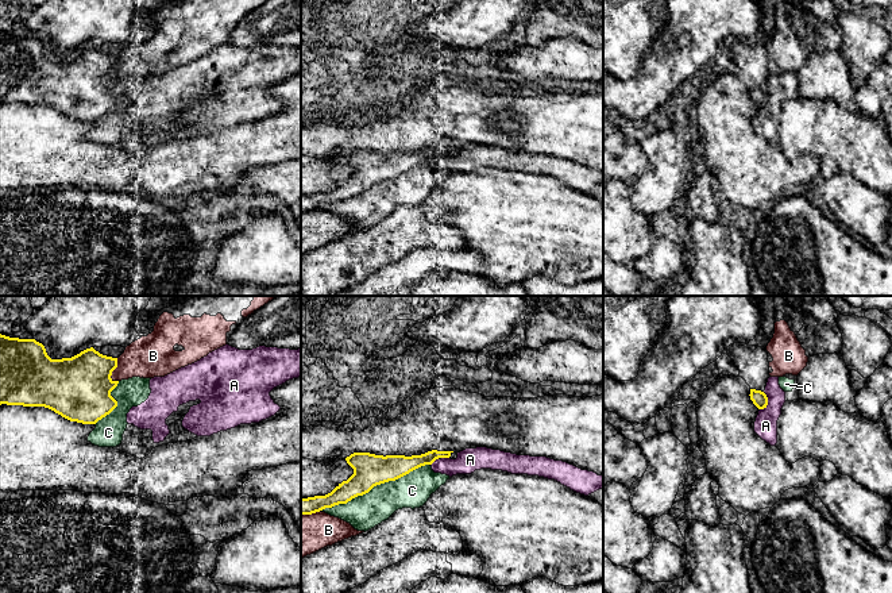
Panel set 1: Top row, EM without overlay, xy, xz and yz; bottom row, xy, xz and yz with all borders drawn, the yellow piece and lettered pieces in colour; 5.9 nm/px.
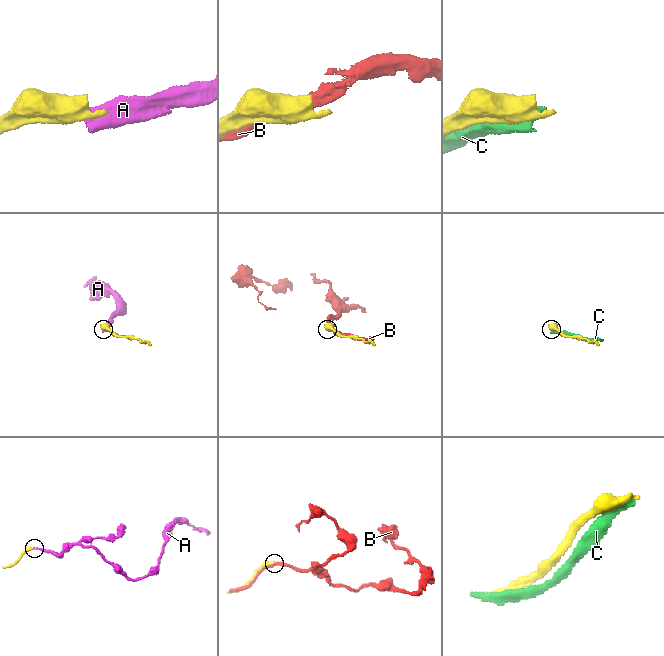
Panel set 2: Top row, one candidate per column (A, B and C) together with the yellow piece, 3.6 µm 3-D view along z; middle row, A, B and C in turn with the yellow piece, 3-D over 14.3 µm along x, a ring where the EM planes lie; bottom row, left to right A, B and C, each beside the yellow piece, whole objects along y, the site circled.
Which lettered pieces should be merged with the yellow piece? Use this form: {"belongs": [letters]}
{"belongs": []}

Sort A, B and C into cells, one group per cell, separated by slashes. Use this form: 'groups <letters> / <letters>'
groups A C / B

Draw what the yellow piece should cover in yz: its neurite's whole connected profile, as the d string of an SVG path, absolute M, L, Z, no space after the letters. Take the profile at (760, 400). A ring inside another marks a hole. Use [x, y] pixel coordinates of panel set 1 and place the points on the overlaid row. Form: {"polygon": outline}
{"polygon": "M734 343L727 347L727 355L734 361L742 377L750 386L750 400L758 409L768 405L764 393L769 376L768 351L765 347Z"}

